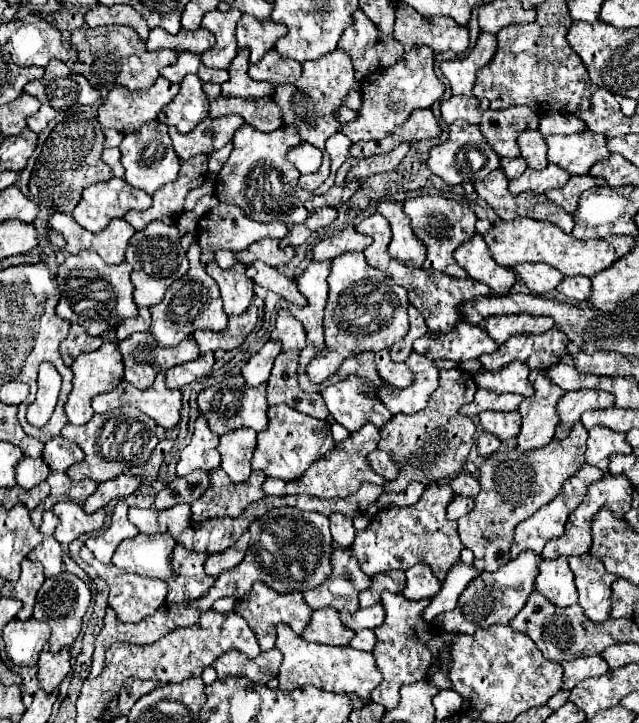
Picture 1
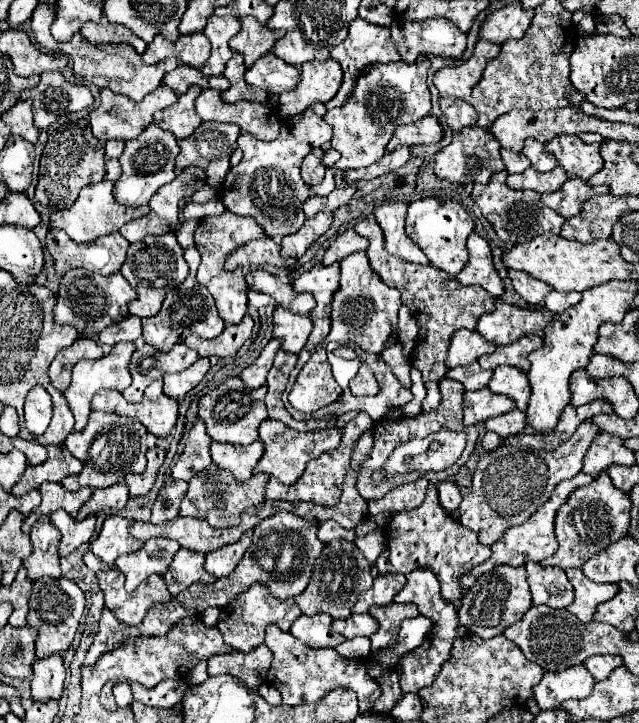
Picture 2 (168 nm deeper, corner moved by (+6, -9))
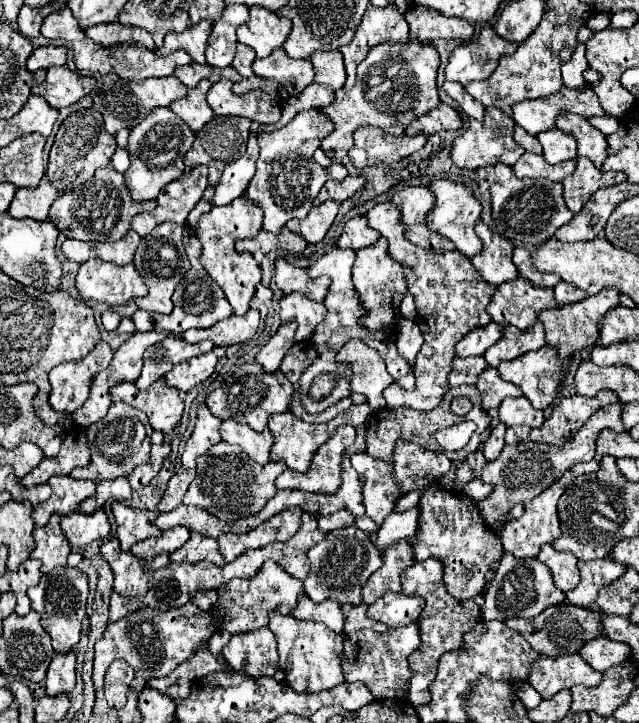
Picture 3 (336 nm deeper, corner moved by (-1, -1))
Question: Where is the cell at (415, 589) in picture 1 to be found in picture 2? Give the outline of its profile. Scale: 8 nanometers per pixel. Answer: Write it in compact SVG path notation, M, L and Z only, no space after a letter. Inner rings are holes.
M414 570L406 578L408 578L406 586L394 596L394 602L412 602L412 604L418 606L420 614L424 614L430 620L434 620L434 628L432 628L424 642L416 650L412 650L408 656L404 656L400 660L400 666L402 666L400 686L402 686L402 690L404 692L420 692L424 686L430 686L436 680L436 676L440 674L442 662L448 660L448 654L450 654L454 638L464 636L468 630L458 624L456 608L452 604L448 604L440 596L440 584L438 584L436 576L430 570Z

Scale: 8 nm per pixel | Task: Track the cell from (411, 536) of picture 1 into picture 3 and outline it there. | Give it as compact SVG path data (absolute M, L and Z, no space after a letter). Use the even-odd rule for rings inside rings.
M431 486L421 498L419 508L419 532L413 540L415 560L425 560L429 556L441 560L445 568L445 588L451 596L467 600L481 594L485 588L485 574L491 570L493 562L501 560L503 548L499 536L491 532L479 516L477 504L463 492L449 492Z

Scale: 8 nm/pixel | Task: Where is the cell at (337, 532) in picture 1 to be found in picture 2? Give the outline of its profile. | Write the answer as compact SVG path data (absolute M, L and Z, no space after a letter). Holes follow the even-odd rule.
M332 520L324 522L324 524L318 528L318 536L320 536L320 540L322 540L324 544L330 542L330 540L340 540L340 538L354 542L354 538L356 538L354 530L346 530L346 528L342 528L338 522L332 522Z

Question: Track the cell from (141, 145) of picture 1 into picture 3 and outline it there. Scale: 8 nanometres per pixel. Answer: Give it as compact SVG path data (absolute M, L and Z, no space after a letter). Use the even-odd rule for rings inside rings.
M169 108L153 110L139 126L135 126L129 136L131 168L125 172L131 198L155 200L165 184L177 180L185 170L183 156L191 148L193 140L195 134L191 132L191 128Z

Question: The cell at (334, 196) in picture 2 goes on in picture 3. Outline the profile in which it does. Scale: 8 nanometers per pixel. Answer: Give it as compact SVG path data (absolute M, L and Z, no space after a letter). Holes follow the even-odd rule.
M347 176L343 178L341 182L339 180L331 180L331 182L325 182L325 186L321 188L317 200L313 202L315 206L323 204L325 200L335 200L335 202L343 202L347 198L351 198L355 192L359 192L361 188L365 186L365 180L361 176Z

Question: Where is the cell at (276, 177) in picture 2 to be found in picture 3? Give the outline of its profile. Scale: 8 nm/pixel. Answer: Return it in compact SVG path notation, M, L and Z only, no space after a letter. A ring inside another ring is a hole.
M307 110L299 112L287 126L275 132L259 134L261 154L257 160L257 174L247 188L247 196L263 208L265 230L277 234L287 220L307 216L323 184L327 180L343 180L347 176L347 168L343 164L331 164L329 168L321 168L313 160L313 152L331 134L331 130L333 122L321 110Z

